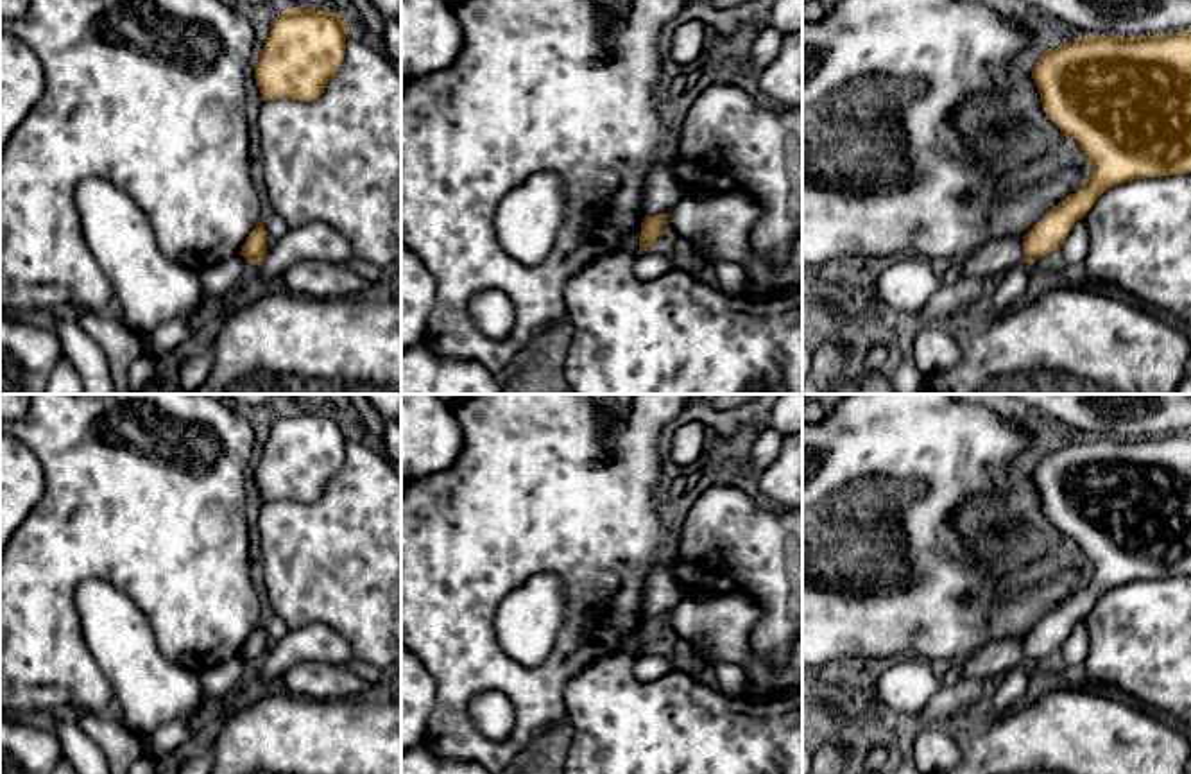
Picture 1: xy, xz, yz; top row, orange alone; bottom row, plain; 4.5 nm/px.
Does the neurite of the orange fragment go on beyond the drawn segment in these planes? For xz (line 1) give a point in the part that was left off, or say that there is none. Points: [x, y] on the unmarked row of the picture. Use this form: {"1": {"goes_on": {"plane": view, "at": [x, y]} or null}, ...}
{"1": {"goes_on": null}}

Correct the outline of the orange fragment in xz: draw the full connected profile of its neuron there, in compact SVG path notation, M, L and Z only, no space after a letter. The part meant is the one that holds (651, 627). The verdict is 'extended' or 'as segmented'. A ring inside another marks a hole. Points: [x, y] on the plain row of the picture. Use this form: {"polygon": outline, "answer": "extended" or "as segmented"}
{"polygon": "M664 616L643 620L638 656L647 654L647 649L659 638L664 625L666 625Z", "answer": "as segmented"}

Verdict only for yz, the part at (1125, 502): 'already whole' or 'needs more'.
already whole

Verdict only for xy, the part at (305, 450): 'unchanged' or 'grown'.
unchanged

